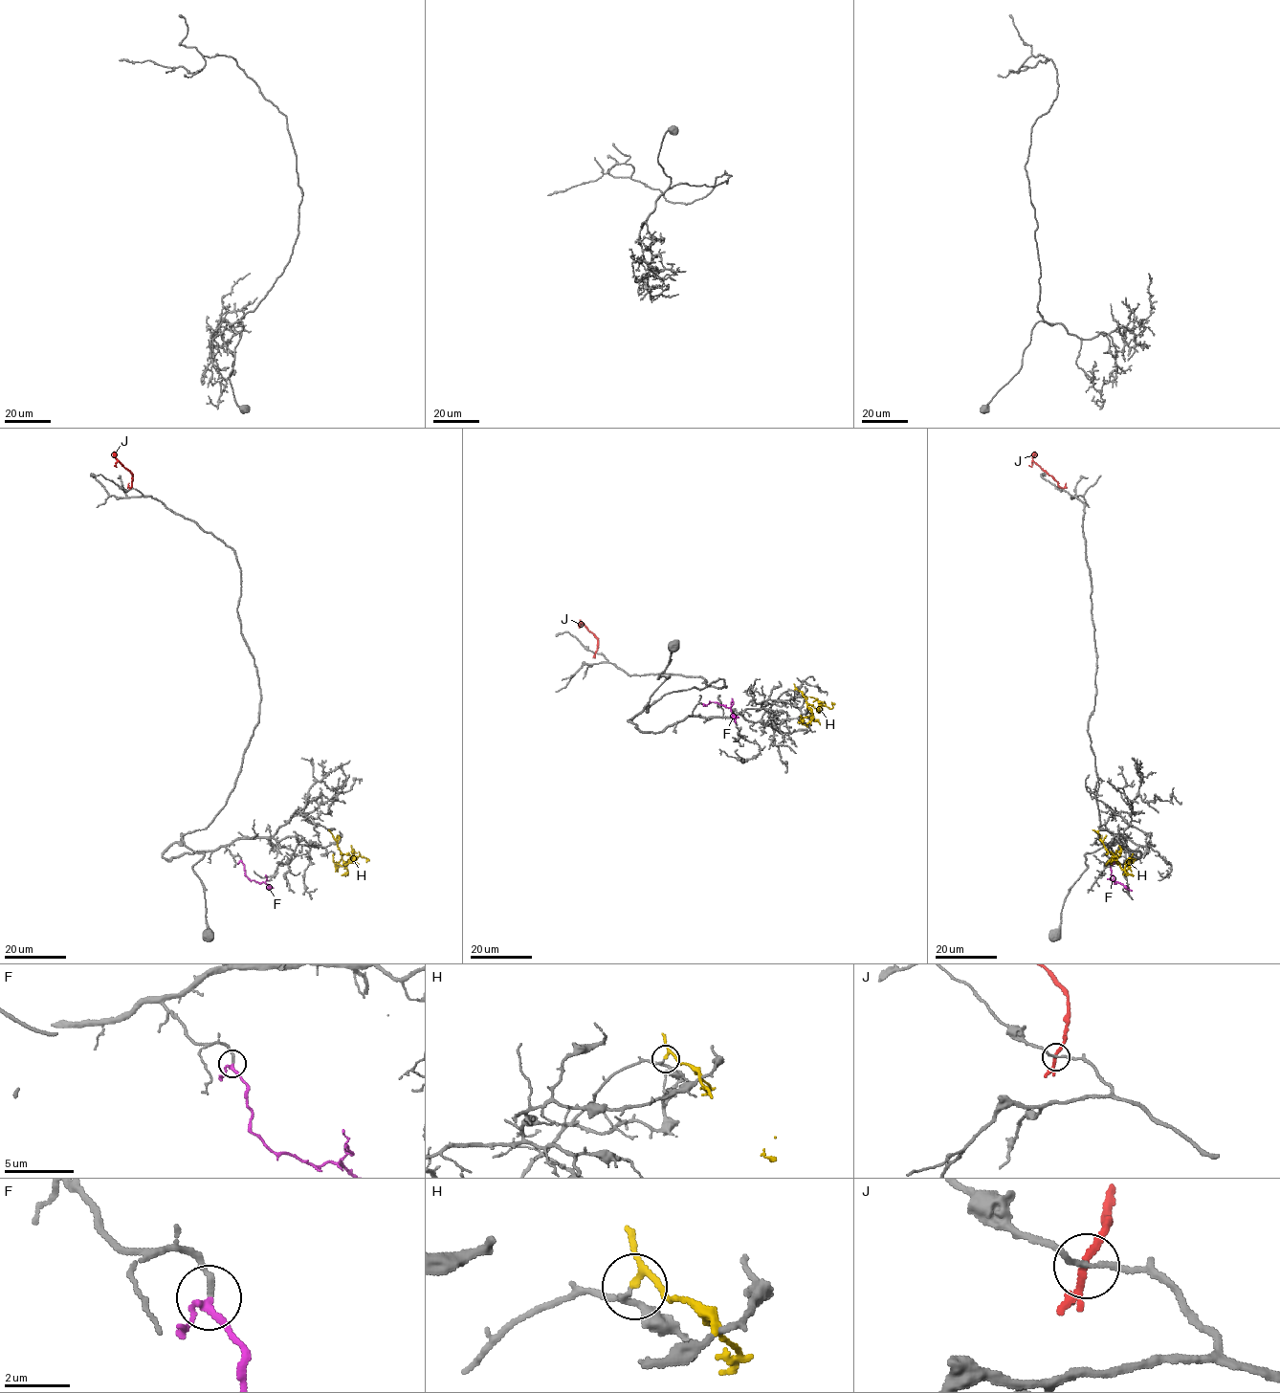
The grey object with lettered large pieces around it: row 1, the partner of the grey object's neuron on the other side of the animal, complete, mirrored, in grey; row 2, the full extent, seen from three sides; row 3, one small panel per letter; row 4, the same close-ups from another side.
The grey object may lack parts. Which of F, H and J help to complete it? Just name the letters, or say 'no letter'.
F

